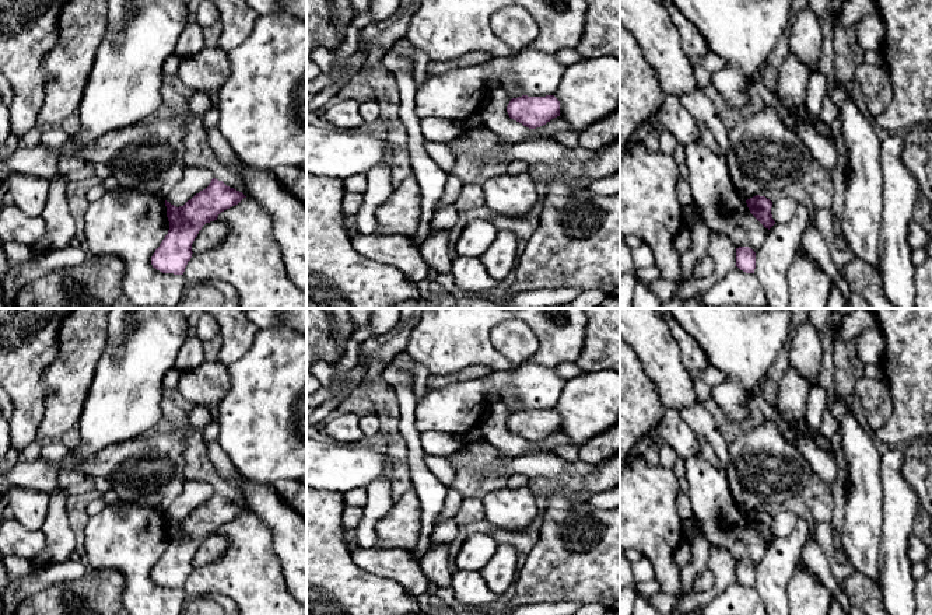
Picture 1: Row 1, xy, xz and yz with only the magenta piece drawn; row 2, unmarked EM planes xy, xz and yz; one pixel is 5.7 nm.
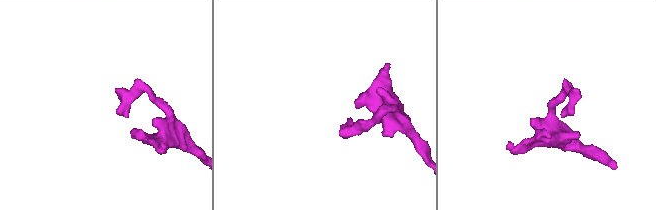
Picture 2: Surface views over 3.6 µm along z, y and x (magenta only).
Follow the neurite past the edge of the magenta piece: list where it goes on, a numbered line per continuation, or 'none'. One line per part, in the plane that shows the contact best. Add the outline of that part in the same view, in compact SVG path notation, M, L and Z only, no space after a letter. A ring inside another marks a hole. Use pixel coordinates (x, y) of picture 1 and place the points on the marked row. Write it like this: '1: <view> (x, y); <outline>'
none

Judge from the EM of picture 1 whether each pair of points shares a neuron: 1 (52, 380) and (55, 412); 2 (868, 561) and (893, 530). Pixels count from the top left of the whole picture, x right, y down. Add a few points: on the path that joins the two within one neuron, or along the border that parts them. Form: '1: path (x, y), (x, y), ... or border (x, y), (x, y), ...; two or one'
1: path (60, 388), (60, 404); one
2: border (883, 513), (879, 556), (880, 579); two

